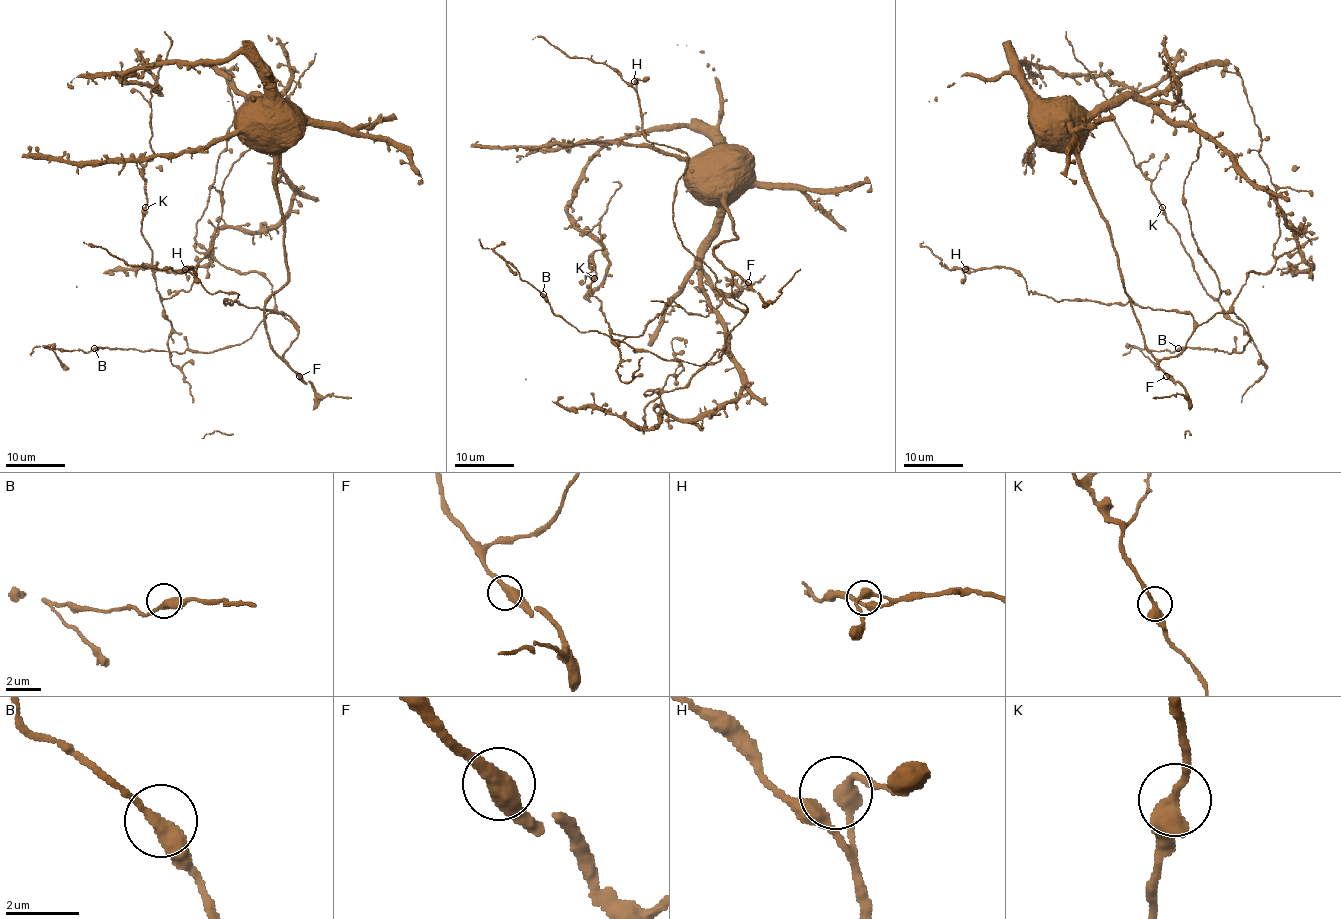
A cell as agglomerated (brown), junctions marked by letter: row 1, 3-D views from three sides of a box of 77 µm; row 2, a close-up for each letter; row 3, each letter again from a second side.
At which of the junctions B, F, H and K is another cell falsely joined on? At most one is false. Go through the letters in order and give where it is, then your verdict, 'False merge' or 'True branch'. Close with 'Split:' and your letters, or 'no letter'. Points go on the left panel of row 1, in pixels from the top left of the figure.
B: Place: (94, 348). True branch
F: Place: (299, 376). True branch
H: Place: (185, 269). True branch
K: Place: (145, 207). True branch
Split: no letter

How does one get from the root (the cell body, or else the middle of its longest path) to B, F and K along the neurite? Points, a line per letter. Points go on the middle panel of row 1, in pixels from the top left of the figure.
B: (729, 163), (719, 151), (719, 188), (736, 236), (714, 255), (747, 312), (704, 364), (579, 331), (543, 294)
F: (729, 163), (722, 159), (719, 151), (719, 188), (736, 236), (716, 246), (714, 255), (748, 282)
K: (729, 163), (707, 153), (717, 208), (701, 270), (708, 315), (670, 300), (643, 334), (614, 334), (594, 278)

